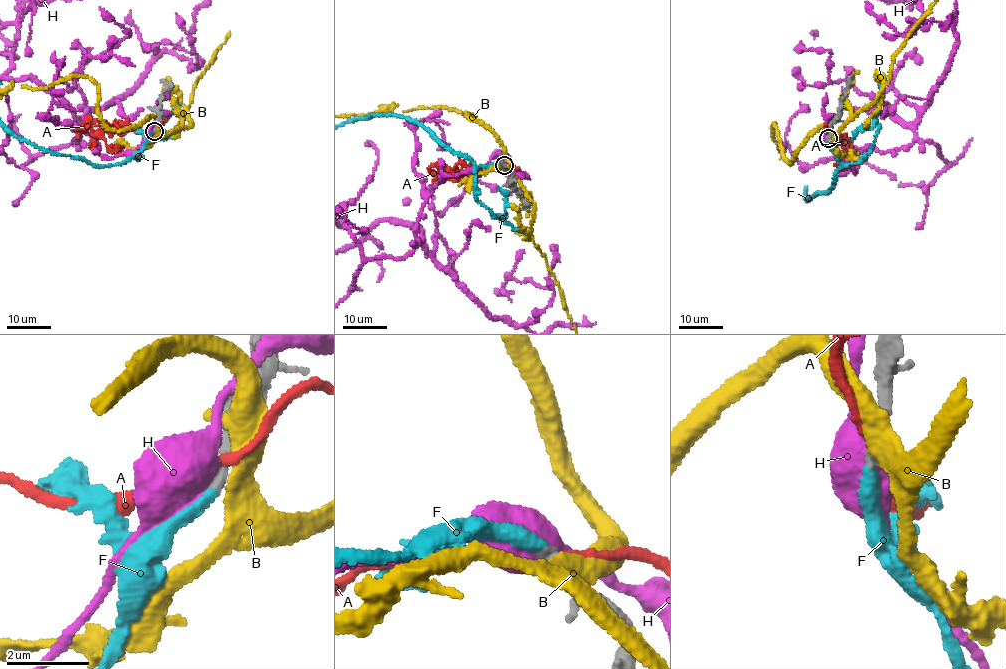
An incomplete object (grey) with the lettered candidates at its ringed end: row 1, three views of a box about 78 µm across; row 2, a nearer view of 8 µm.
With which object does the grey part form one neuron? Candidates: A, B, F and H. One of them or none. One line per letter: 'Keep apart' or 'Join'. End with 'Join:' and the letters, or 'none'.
A: Keep apart
B: Keep apart
F: Join
H: Keep apart
Join: F

